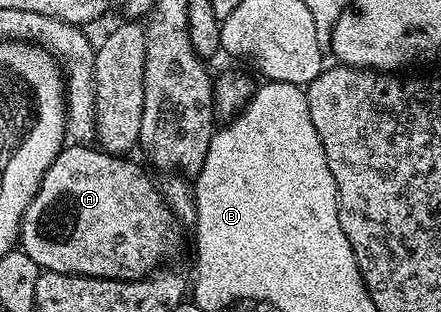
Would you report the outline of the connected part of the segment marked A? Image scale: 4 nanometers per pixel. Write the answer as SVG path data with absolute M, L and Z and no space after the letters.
M75 142L61 148L60 153L54 158L54 162L50 162L30 206L26 206L24 217L20 223L19 247L26 254L30 254L30 258L34 258L34 262L38 262L40 269L45 272L71 272L73 276L93 276L103 280L140 280L143 276L148 276L161 267L163 260L160 259L167 254L168 240L175 238L178 224L173 217L172 209L164 201L157 181L155 179L152 181L134 161L128 159L132 158L125 158L123 155L103 151L96 146Z

